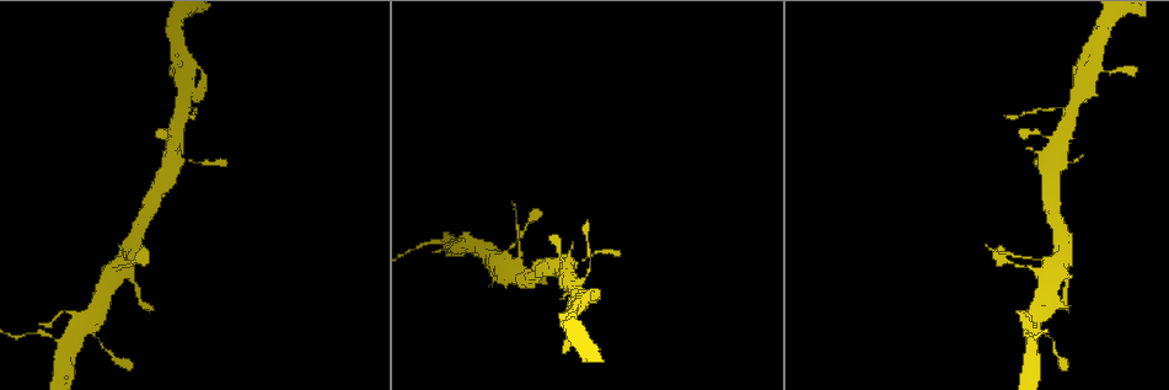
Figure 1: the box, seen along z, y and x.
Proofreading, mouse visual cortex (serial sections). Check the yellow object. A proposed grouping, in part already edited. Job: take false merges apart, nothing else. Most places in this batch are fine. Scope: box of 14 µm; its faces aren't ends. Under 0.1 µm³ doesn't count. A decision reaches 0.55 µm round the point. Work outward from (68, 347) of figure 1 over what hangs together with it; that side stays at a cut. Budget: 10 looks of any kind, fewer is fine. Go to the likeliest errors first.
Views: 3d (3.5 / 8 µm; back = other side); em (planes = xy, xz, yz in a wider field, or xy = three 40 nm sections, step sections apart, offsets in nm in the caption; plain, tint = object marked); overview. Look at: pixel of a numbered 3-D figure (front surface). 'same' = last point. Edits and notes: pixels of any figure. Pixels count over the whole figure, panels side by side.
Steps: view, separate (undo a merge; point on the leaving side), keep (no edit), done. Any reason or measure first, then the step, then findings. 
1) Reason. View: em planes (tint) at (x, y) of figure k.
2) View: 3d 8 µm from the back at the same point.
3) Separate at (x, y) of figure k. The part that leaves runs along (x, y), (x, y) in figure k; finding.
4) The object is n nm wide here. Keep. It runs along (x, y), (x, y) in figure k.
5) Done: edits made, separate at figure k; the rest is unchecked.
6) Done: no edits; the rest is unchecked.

Small branch off a trunk. View: 3d 3.5 µm at (1037, 326) of figure 1.

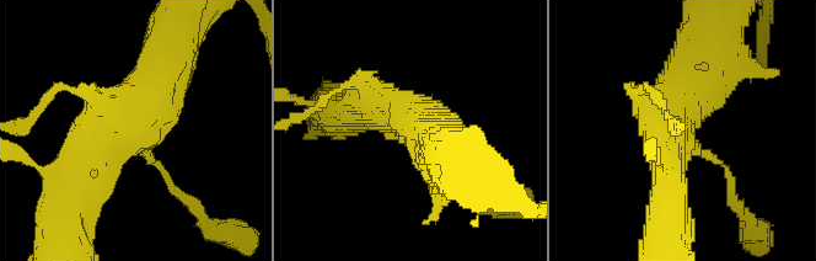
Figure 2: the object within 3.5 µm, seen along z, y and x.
Shape alone is not enough. View: em xy step 5 (tint) at (686, 134) of figure 2.

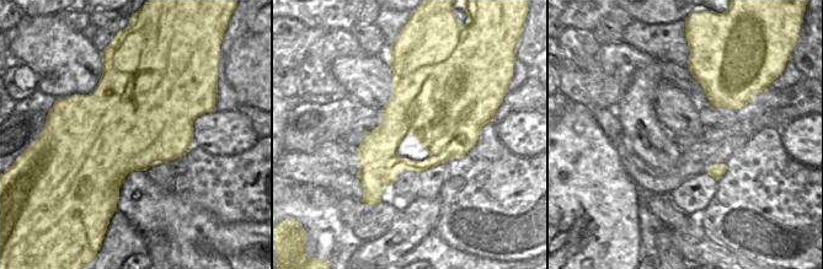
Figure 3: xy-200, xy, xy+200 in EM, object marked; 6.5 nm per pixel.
Keep. It runs along (79, 177), (161, 94), (172, 64) in figure 2; continuous, no second cell.

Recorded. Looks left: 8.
A narrow waist. View: 3d 3.5 µm at (127, 265) of figure 1.

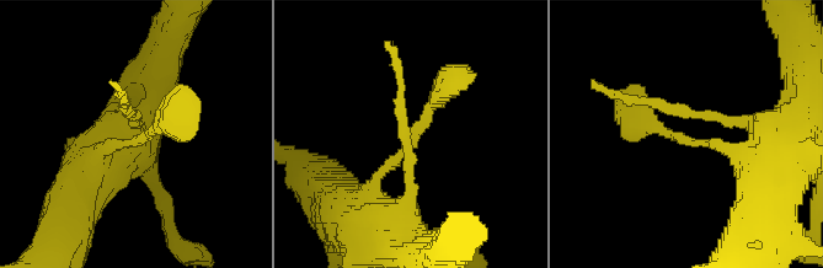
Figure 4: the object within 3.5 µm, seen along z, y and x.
Now the EM. View: em xy step 5 (tint) at (137, 145) of figure 4.

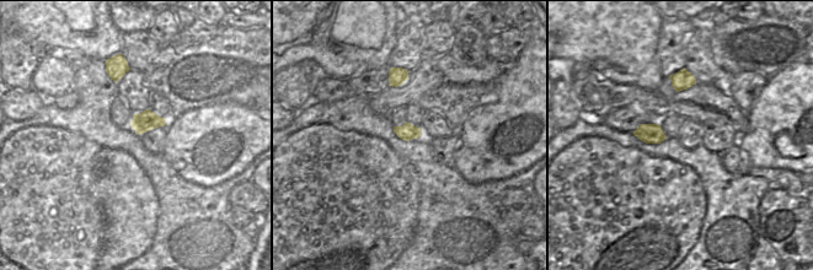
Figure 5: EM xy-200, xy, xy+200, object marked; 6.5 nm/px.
Another direction. View: em xy step 2 (tint) at the same point.

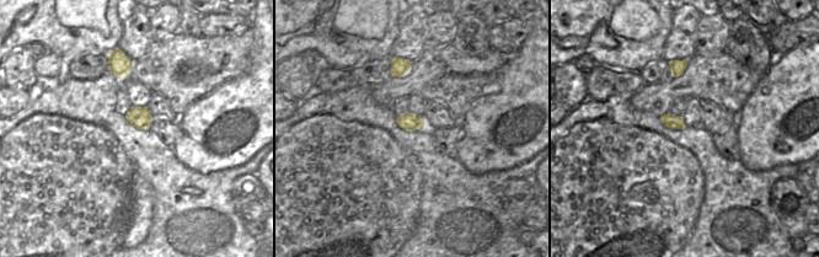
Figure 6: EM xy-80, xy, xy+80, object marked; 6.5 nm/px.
Keep. It runs along (370, 207), (378, 175), (449, 84) in figure 4; one cell here.

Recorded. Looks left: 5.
Branch point. View: 3d 3.5 µm at (1063, 138) of figure 1.

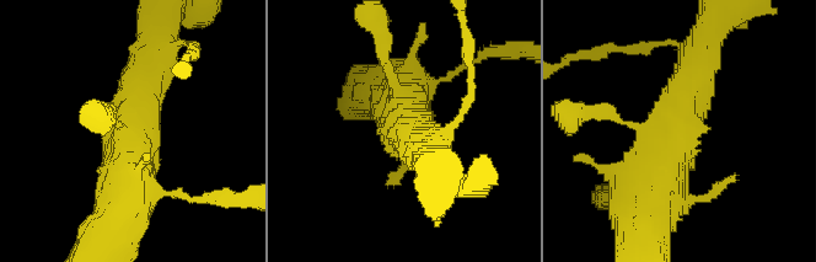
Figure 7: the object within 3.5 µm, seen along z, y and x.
Now the EM. View: em planes (tint) at (677, 134) of figure 7.

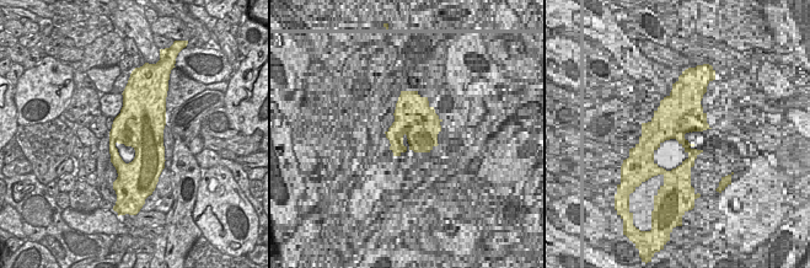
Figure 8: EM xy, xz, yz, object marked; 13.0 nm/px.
Keep. It runs along (665, 208), (678, 102), (697, 57) in figure 7; all the same cell.

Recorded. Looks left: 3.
View: em xy step 2 (tint) at (1083, 86) of figure 1.

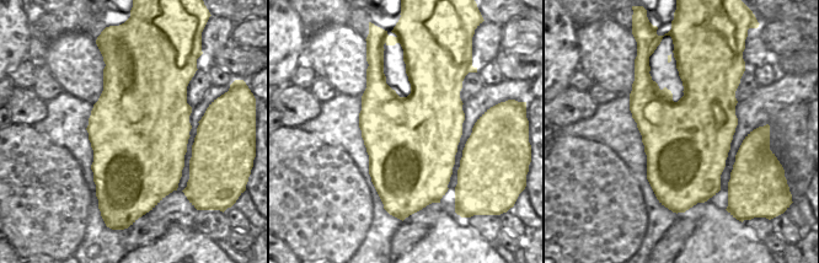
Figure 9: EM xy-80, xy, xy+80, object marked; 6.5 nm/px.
See where the arms go. View: 3d 3.5 µm at the same point.

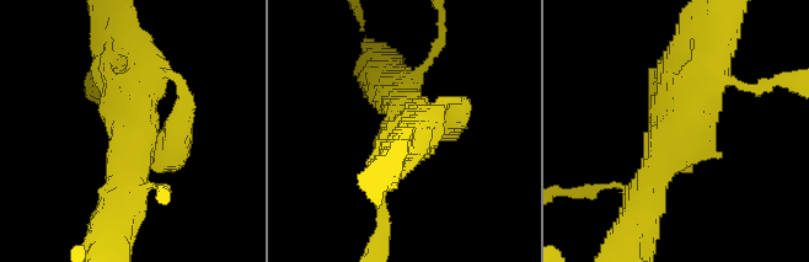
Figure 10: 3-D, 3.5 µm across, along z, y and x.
The object is 600 nm wide here. Keep. It runs along (646, 197), (714, 57) in figure 10; continuous, no second cell.

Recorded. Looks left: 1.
Done: no edits; the rest is unchecked.

